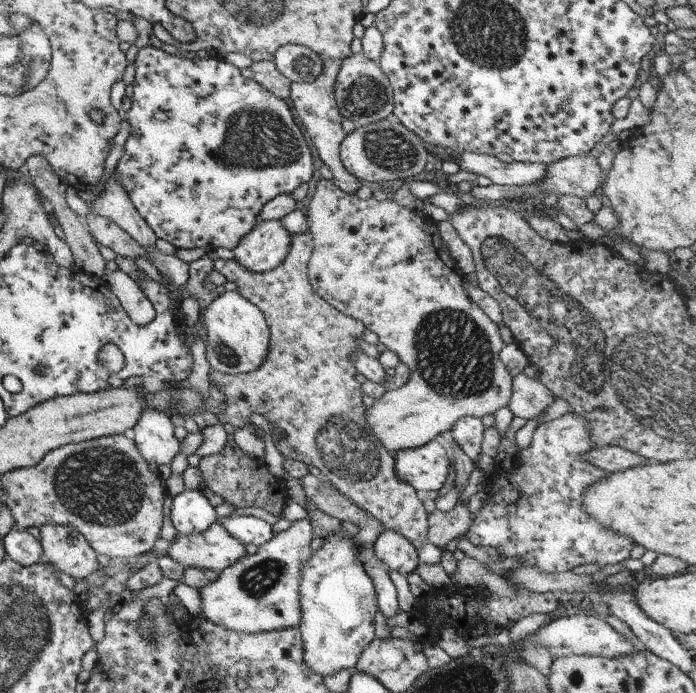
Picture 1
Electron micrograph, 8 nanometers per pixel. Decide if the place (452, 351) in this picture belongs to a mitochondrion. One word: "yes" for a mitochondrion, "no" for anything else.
yes

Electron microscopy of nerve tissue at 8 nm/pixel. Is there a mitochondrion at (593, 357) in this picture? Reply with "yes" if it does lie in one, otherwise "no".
yes

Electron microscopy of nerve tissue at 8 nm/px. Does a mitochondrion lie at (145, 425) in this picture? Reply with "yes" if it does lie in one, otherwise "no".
no

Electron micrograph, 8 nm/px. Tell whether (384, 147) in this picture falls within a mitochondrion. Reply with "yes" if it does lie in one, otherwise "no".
yes

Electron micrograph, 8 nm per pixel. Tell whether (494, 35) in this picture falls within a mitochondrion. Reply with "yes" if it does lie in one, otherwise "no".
yes

